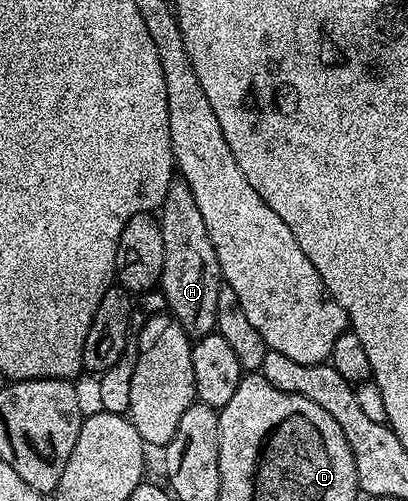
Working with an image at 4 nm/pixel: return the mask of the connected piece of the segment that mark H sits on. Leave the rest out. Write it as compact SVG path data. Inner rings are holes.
M174 179L167 190L167 198L163 198L159 209L159 223L165 251L159 291L165 296L166 309L189 337L206 336L217 326L217 303L223 281L219 258L215 258L207 226L203 226L203 214L199 214L195 194L191 194L184 180Z

